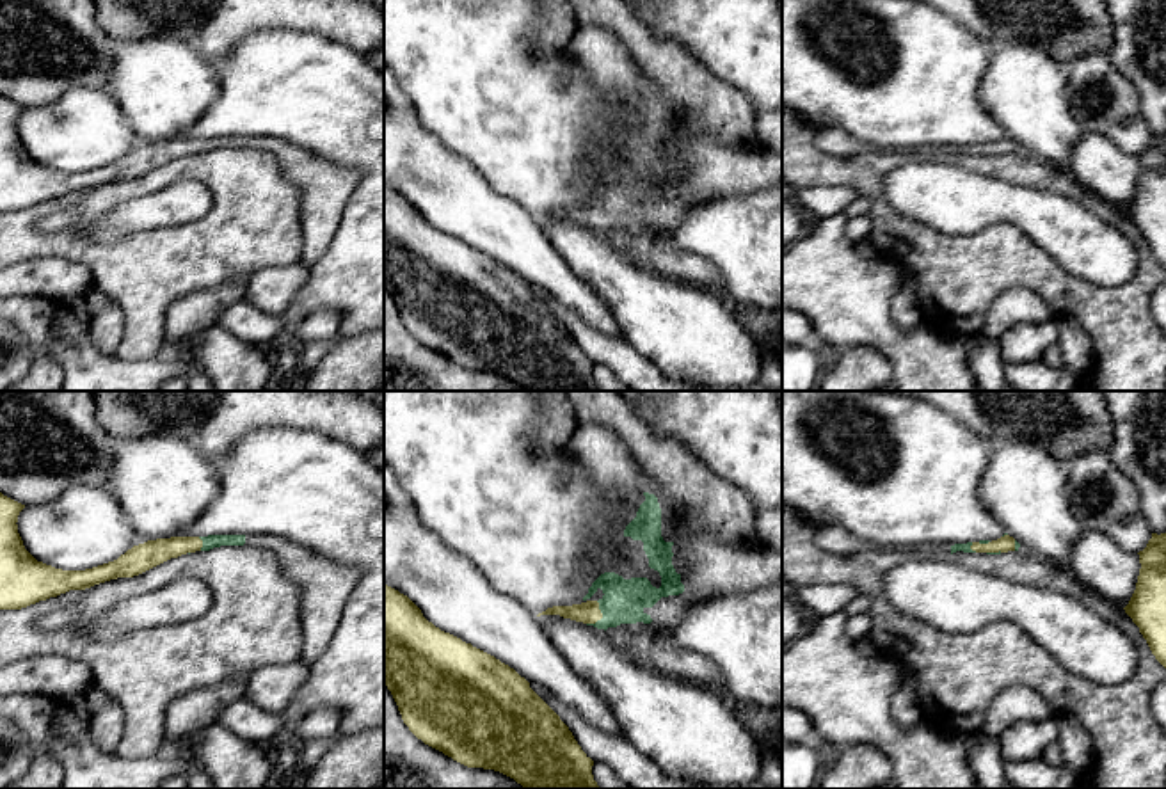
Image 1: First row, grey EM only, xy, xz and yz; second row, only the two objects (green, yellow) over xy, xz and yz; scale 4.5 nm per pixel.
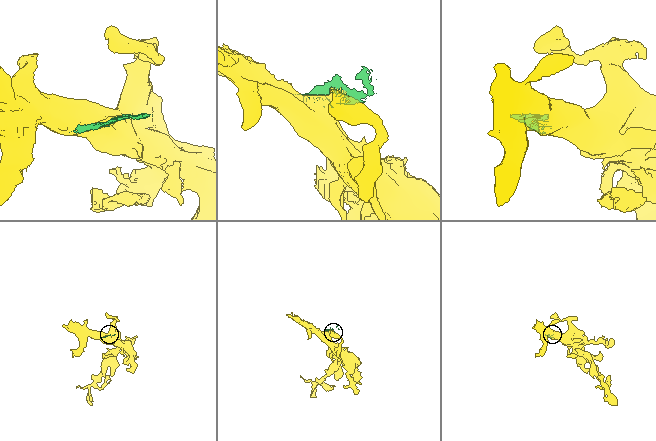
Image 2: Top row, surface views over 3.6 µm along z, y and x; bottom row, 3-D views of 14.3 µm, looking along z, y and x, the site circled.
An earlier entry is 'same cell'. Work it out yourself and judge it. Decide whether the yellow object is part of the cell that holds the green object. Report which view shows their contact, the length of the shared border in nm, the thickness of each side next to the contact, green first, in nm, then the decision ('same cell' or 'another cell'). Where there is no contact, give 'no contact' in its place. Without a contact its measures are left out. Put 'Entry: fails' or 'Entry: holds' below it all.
contact in xz; length 120 nm; calibres 190 and 100 nm; same cell
Entry: holds

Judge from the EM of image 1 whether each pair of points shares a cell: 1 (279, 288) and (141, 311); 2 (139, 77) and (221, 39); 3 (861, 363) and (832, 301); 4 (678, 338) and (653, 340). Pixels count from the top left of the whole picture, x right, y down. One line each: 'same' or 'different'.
1: different
2: different
3: different
4: same

